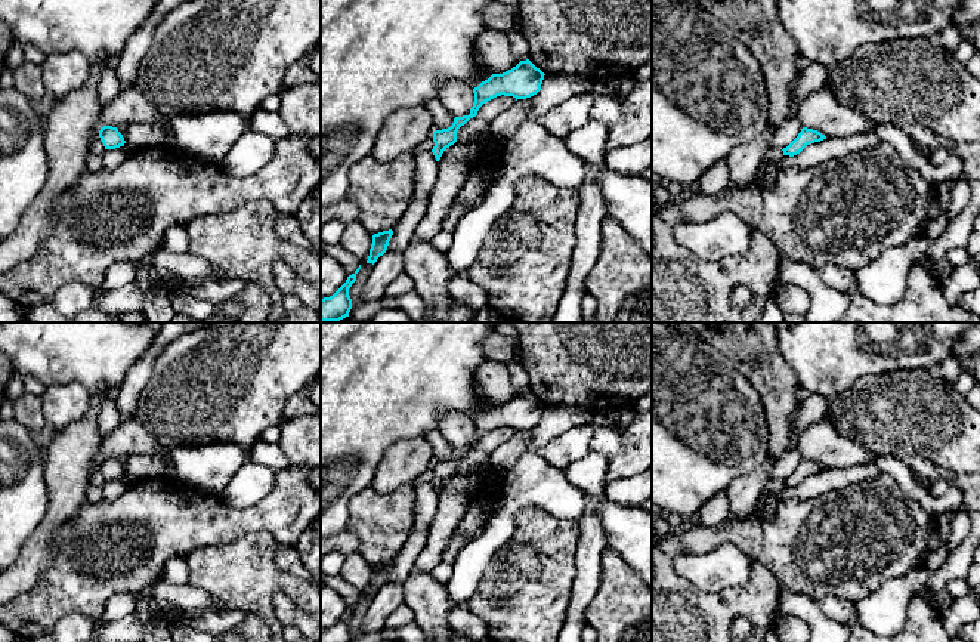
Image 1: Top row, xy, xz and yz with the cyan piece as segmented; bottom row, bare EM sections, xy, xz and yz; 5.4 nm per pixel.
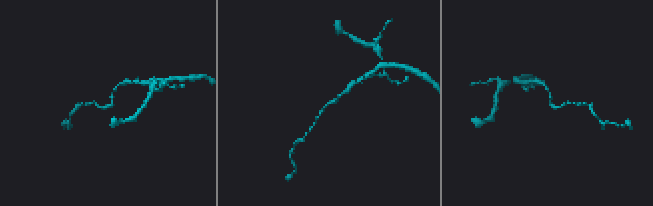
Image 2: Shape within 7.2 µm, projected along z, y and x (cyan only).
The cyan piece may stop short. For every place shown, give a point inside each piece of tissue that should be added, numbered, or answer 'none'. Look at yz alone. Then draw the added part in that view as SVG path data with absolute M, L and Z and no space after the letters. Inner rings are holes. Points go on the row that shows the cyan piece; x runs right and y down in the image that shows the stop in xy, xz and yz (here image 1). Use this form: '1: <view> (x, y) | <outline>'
none

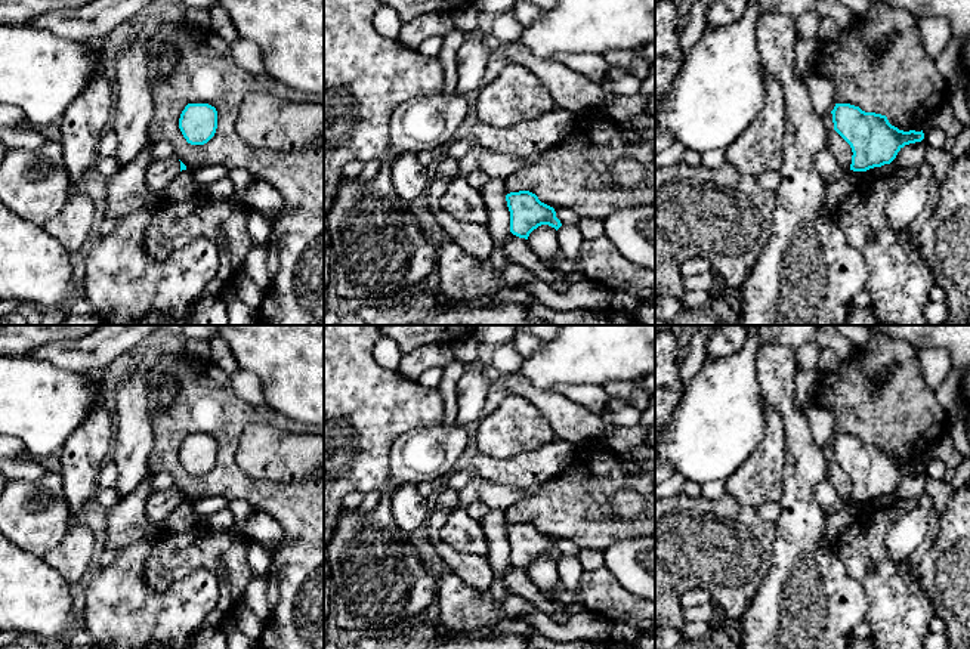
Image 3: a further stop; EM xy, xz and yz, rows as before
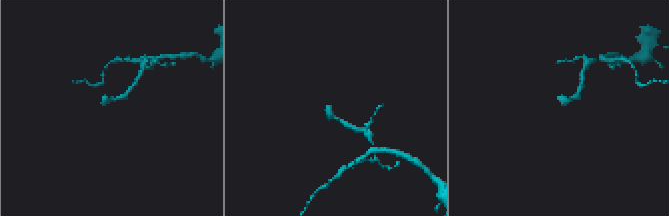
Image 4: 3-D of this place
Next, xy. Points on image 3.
1: xy (160, 173) | M173 155L164 160L154 160L146 167L145 183L155 192L163 195L167 185L180 173L180 161Z

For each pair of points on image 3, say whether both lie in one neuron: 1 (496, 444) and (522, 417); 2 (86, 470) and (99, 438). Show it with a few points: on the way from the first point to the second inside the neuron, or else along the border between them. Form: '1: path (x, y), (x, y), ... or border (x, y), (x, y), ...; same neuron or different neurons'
1: path (502, 438), (516, 423); same neuron
2: path (86, 463), (92, 445); same neuron

